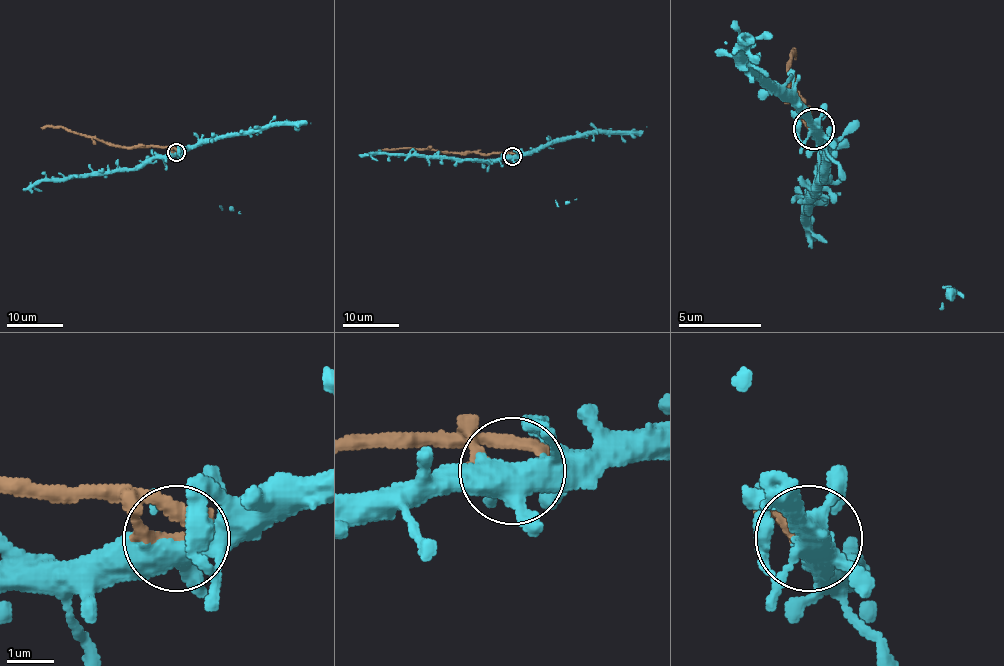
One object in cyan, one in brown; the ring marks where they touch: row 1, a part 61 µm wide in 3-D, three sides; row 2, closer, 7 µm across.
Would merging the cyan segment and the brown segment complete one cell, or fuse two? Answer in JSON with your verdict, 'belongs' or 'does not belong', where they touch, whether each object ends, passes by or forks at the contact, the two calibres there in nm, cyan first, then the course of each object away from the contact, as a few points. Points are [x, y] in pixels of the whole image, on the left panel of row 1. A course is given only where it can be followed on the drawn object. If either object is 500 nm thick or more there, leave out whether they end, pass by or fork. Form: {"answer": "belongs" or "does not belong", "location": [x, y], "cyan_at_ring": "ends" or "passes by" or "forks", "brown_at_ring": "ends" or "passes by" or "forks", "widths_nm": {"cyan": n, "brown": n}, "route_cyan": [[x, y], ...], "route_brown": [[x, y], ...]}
{"answer": "does not belong", "location": [176, 152], "cyan_at_ring": "forks", "brown_at_ring": "passes by", "widths_nm": {"cyan": 460, "brown": 280}, "route_cyan": [[176, 153], [152, 157], [134, 168], [38, 179], [23, 190]], "route_brown": [[176, 153], [167, 147], [115, 147], [62, 127], [41, 127]]}

